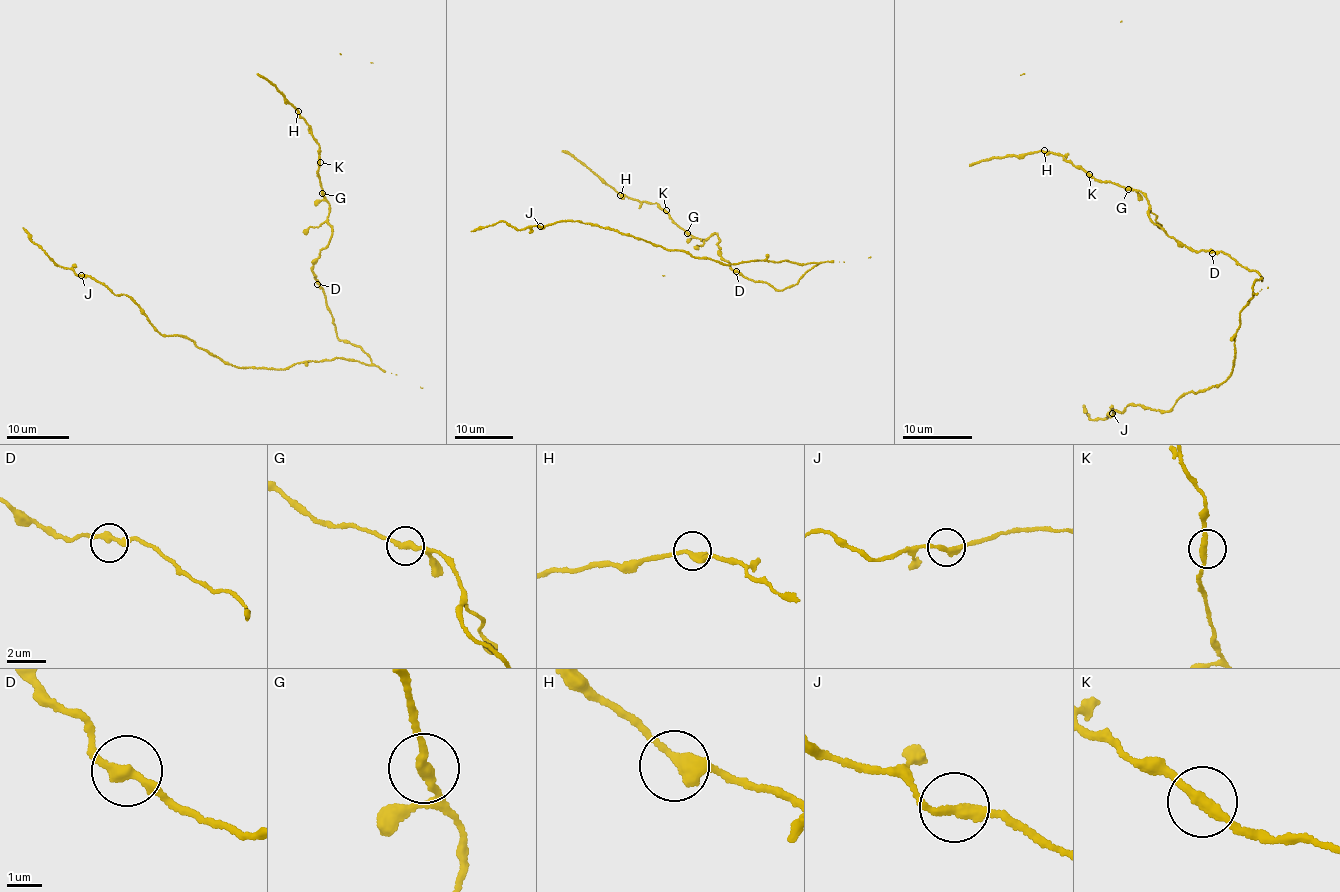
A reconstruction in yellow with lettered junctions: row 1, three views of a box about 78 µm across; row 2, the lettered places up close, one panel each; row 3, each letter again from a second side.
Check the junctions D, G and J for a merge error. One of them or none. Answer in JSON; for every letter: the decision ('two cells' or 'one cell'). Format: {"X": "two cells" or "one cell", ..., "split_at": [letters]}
{"D": "one cell", "G": "one cell", "J": "one cell", "split_at": []}

